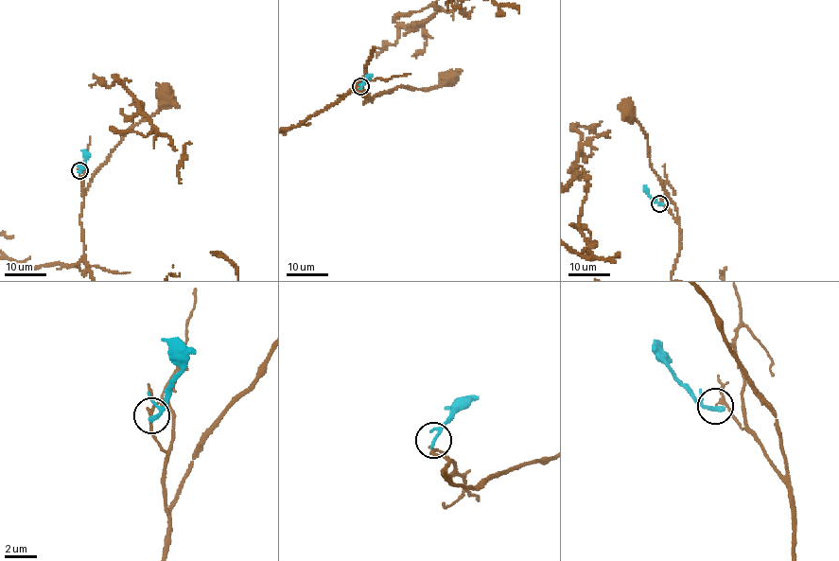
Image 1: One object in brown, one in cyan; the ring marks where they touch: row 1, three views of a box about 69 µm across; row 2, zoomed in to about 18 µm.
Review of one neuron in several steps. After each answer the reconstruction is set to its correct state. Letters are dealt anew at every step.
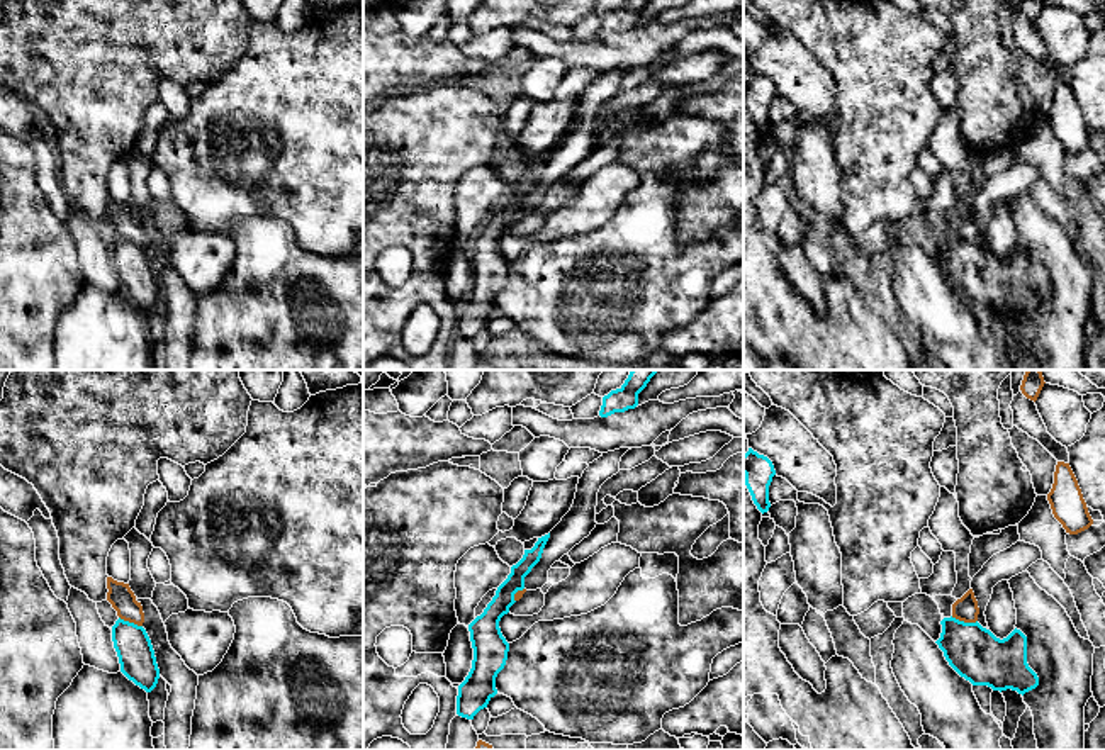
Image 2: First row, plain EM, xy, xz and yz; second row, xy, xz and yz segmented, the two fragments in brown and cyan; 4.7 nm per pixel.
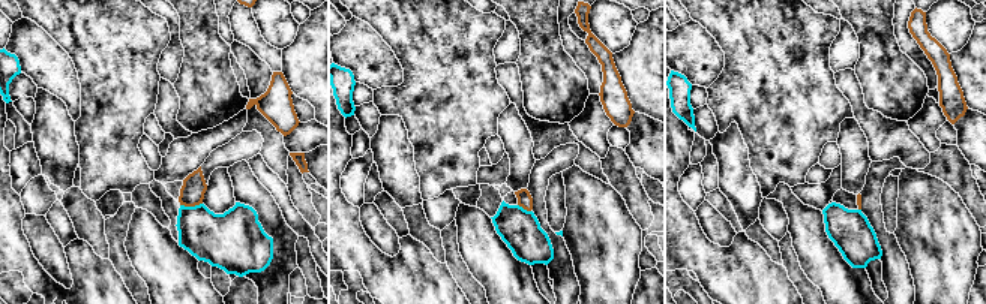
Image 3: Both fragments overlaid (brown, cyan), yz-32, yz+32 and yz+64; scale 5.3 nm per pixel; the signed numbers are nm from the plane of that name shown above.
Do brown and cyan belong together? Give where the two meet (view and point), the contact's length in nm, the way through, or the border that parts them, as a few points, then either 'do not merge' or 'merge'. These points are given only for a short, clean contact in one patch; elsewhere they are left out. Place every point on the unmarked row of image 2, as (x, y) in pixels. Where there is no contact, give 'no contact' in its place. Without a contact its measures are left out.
yz (964, 241) | 130 nm | along yz (951, 236), (961, 241), (976, 241) | do not merge

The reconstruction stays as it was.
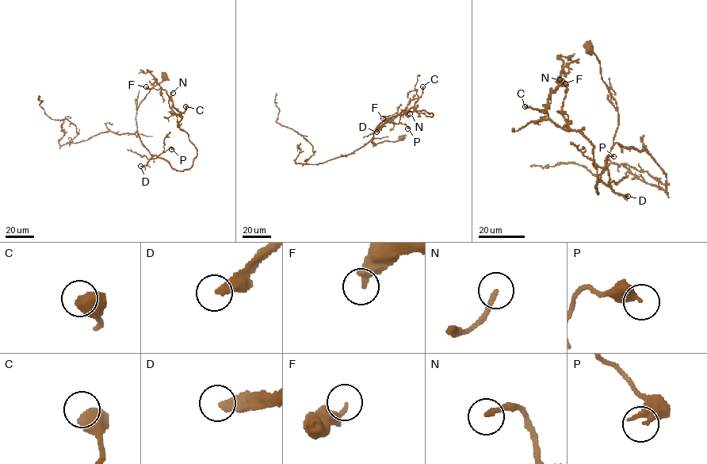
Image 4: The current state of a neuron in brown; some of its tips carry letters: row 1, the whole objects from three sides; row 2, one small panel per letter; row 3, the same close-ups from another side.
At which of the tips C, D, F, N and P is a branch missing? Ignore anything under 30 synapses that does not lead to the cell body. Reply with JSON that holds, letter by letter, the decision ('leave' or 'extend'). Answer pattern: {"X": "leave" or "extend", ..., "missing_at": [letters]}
{"C": "leave", "D": "extend", "F": "leave", "N": "leave", "P": "leave", "missing_at": ["D"]}

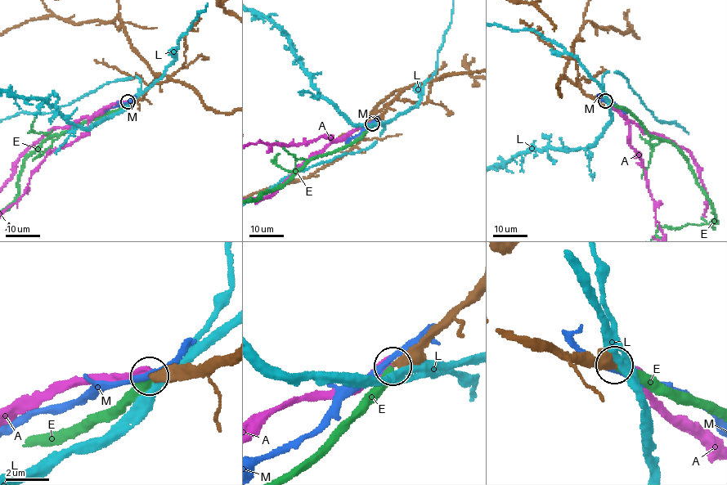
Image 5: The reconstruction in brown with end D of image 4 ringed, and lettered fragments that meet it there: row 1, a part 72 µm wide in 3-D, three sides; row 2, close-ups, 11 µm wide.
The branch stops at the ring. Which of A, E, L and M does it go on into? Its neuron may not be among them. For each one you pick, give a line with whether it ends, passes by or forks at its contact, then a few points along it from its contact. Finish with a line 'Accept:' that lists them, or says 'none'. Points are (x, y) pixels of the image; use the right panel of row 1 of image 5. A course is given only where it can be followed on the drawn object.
E: It ends there
Accept: E

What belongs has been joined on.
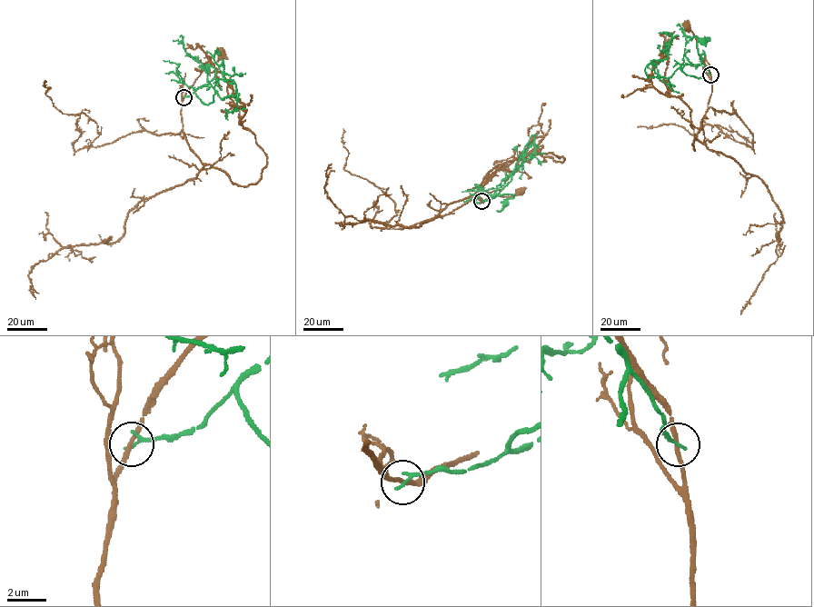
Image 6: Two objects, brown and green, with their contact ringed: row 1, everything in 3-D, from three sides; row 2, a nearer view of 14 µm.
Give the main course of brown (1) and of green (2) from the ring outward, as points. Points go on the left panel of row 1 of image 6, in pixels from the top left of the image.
1: (183, 96), (200, 74), (216, 63), (220, 53)
2: (183, 96), (193, 92), (206, 104), (215, 91), (234, 95), (217, 49)

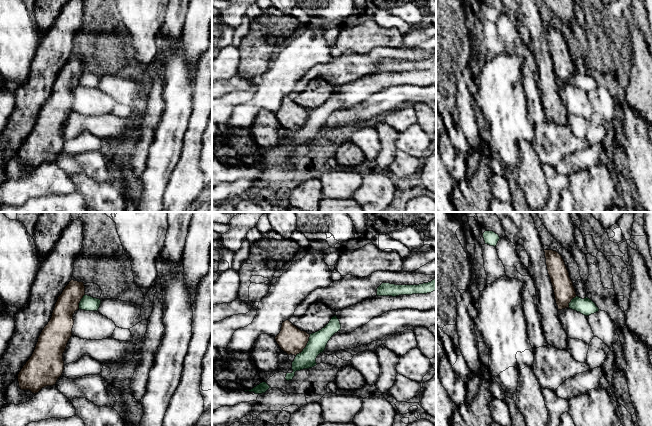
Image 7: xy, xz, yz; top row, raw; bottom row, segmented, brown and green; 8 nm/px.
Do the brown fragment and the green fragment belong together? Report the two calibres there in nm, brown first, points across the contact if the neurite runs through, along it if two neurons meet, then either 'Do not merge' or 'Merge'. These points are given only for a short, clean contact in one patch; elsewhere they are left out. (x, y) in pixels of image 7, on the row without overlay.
Thickness 220 nm (brown) against 150 nm. Boundary: xz (310, 110), (306, 122), (295, 131). Do not merge

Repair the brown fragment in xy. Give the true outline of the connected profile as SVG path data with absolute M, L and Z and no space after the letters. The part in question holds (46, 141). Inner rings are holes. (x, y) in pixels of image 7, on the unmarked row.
M71 56L58 73L52 93L42 106L32 132L18 150L21 166L30 166L34 170L38 169L46 162L55 161L58 154L62 151L64 146L63 129L72 112L74 101L73 90L79 85L79 79L84 71L84 59Z

